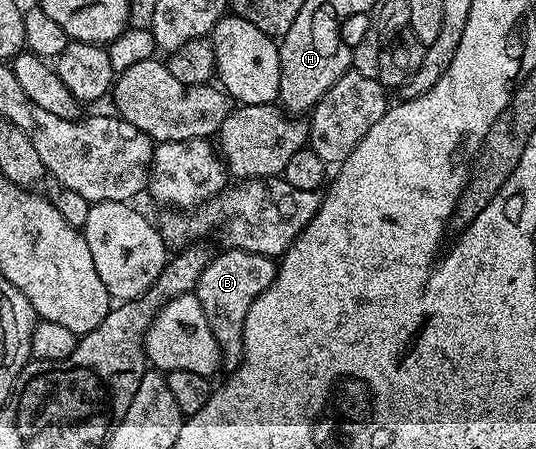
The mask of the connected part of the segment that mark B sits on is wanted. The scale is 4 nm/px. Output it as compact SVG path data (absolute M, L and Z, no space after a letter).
M244 250L222 251L208 261L205 272L201 272L199 282L193 291L205 312L205 320L209 320L209 328L219 341L219 349L224 355L238 355L243 349L243 325L245 316L249 316L249 308L269 288L275 279L276 263L264 258L262 254L250 254Z

